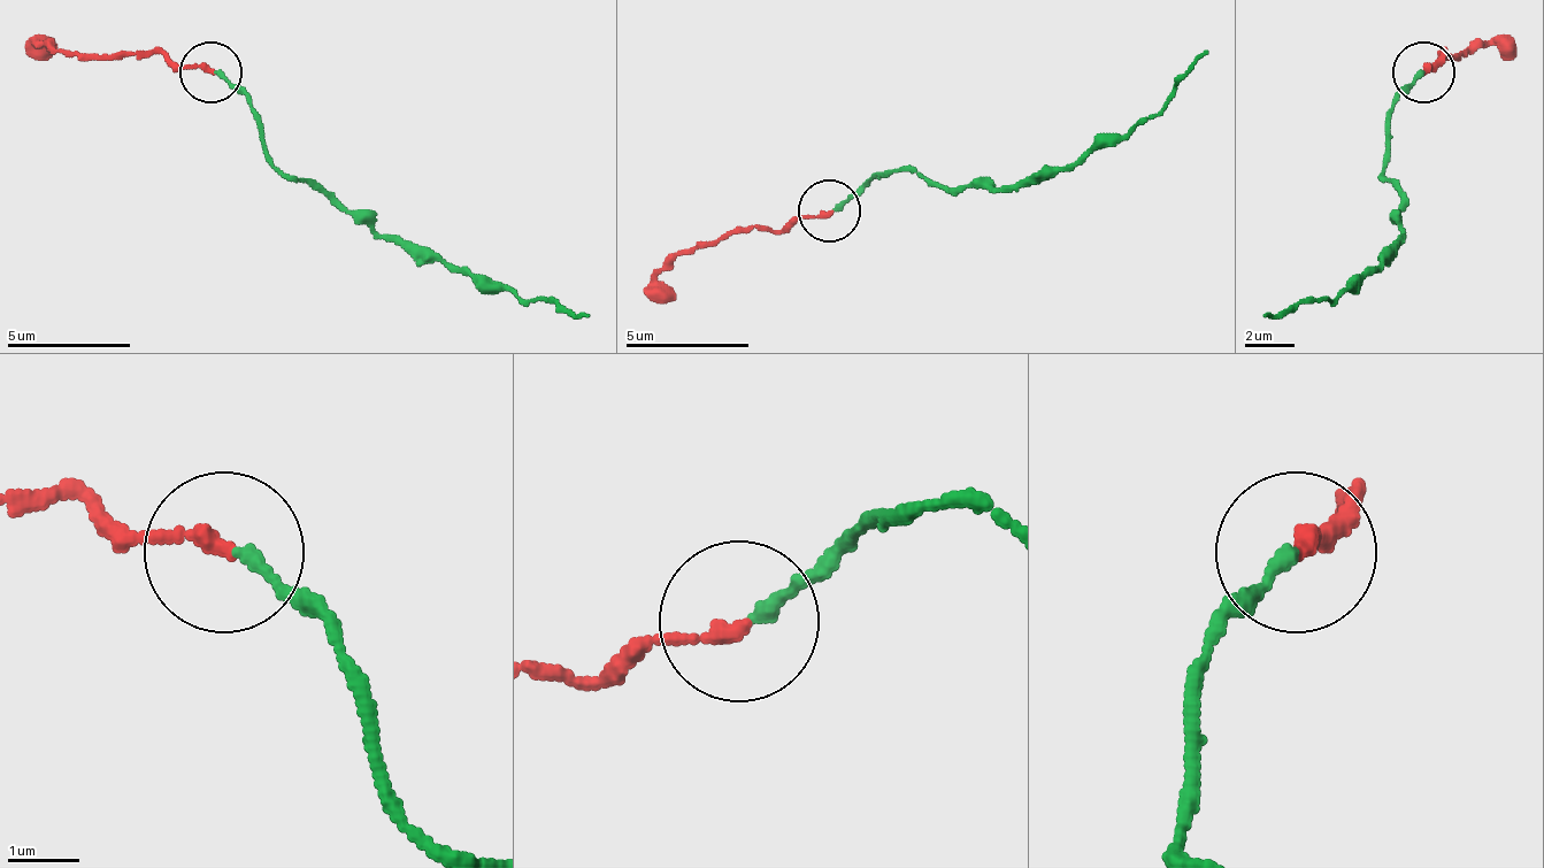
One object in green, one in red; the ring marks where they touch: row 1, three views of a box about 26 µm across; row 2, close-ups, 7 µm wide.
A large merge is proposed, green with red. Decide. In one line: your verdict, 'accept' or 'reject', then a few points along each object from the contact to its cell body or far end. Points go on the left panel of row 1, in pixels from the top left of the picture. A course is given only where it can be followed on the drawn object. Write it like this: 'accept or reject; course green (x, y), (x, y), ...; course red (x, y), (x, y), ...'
accept; course green (212, 74), (250, 98), (274, 160), (336, 197), (378, 233), (428, 246), (527, 301), (588, 314); course red (212, 74), (175, 67), (156, 55), (77, 55), (59, 48)

